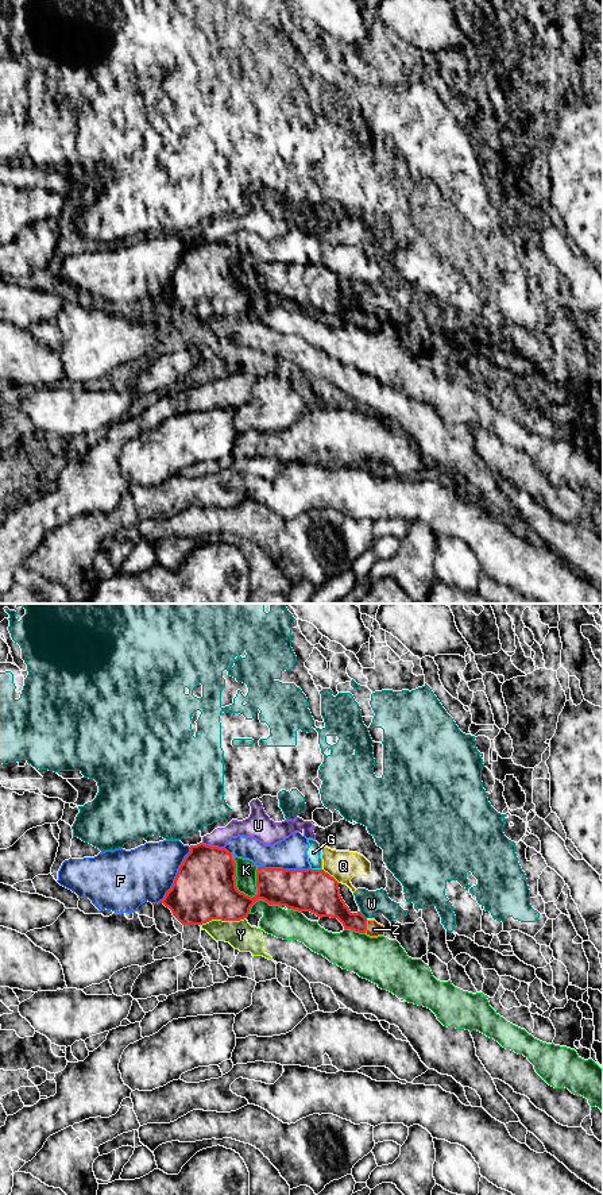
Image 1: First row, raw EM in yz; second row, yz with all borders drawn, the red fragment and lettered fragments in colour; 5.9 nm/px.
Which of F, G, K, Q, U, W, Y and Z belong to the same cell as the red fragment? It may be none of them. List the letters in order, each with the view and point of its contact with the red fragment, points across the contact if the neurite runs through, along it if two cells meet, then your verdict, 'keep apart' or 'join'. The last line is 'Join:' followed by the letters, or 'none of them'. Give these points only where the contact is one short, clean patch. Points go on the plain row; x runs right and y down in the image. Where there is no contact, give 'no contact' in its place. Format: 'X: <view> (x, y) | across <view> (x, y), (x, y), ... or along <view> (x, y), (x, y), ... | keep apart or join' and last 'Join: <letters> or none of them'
F: yz (177, 270) | keep apart
G: yz (316, 265) | along yz (310, 262), (321, 265) | keep apart
K: yz (235, 276) | keep apart
Q: yz (329, 270) | along yz (323, 263), (339, 277) | keep apart
U: yz (213, 242) | along yz (203, 236), (223, 243) | keep apart
W: yz (363, 311) | keep apart
Y: yz (223, 315) | keep apart
Z: yz (366, 322) | join
Join: Z

